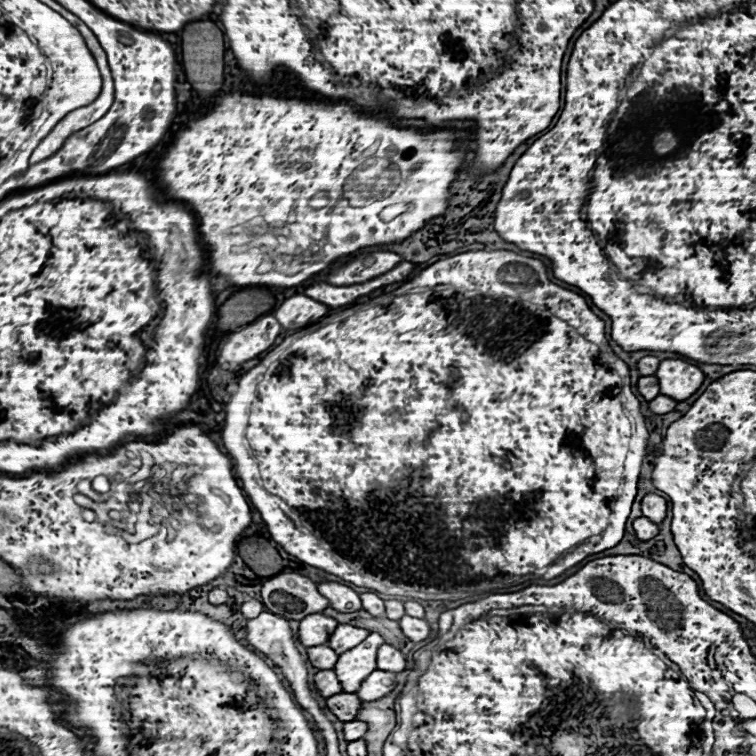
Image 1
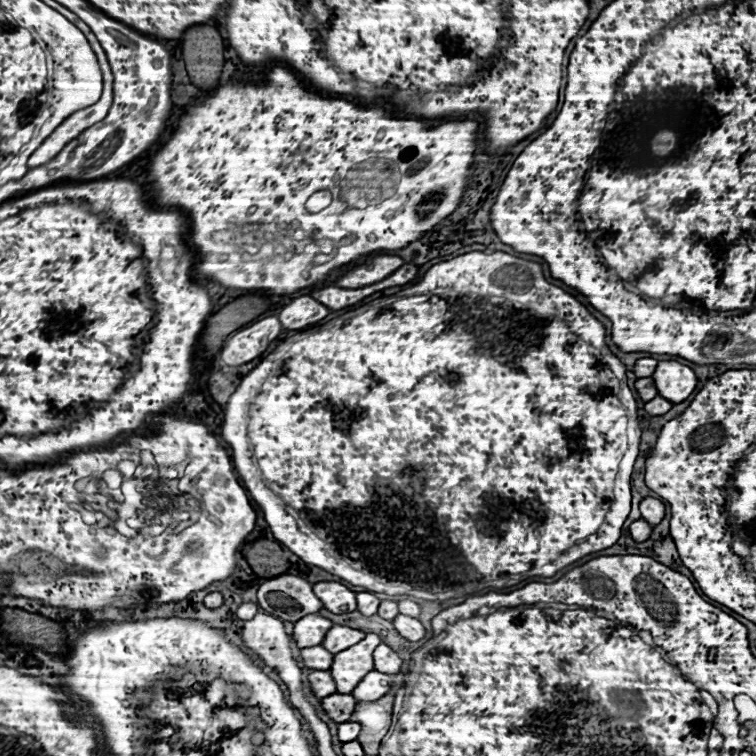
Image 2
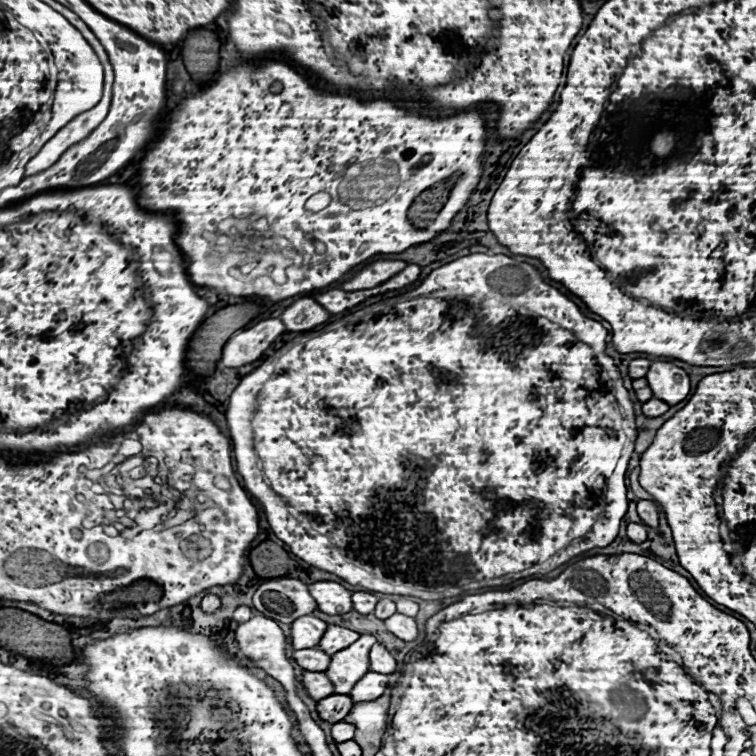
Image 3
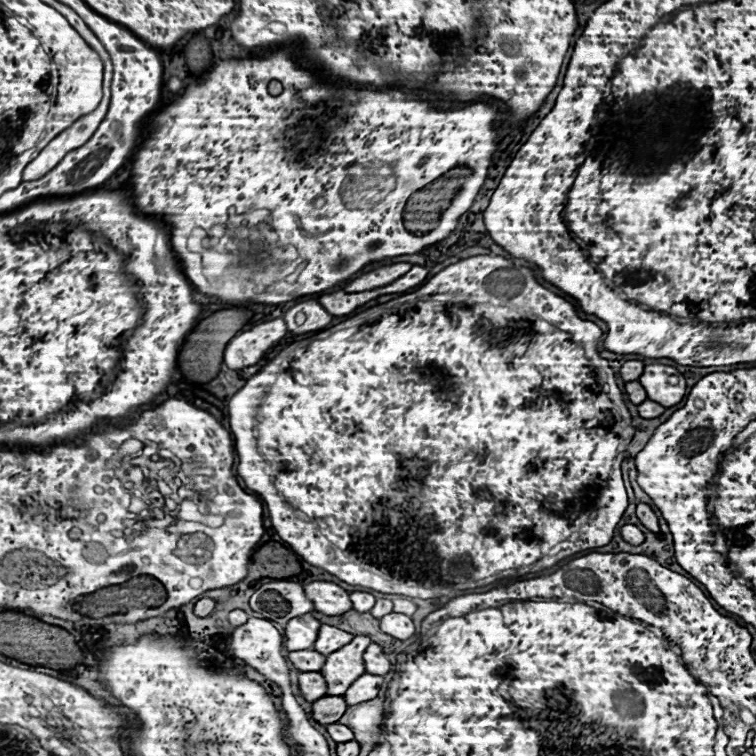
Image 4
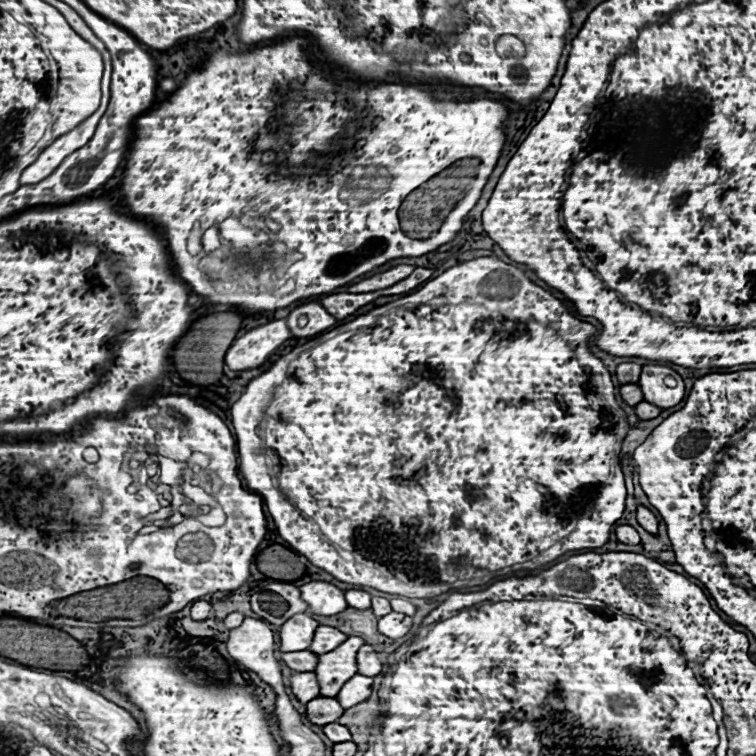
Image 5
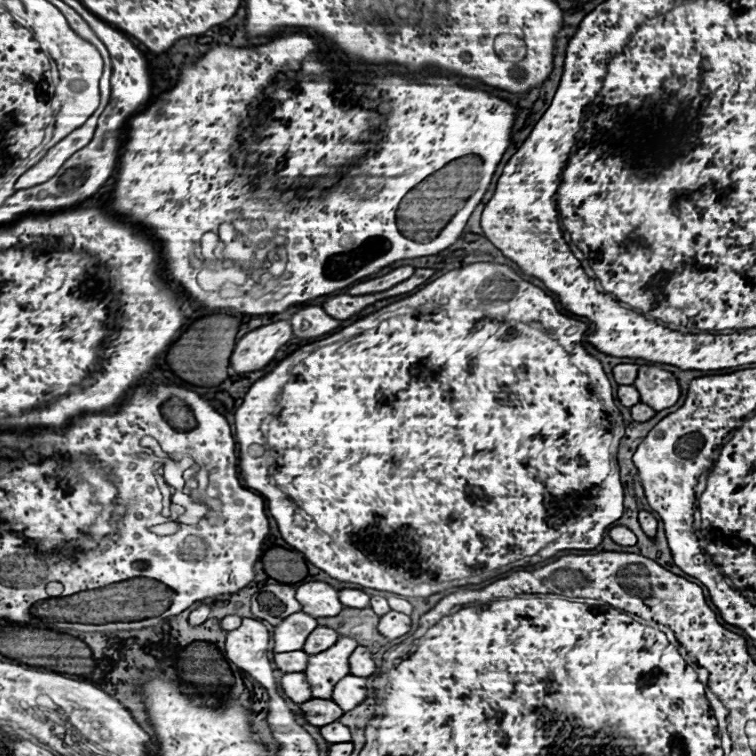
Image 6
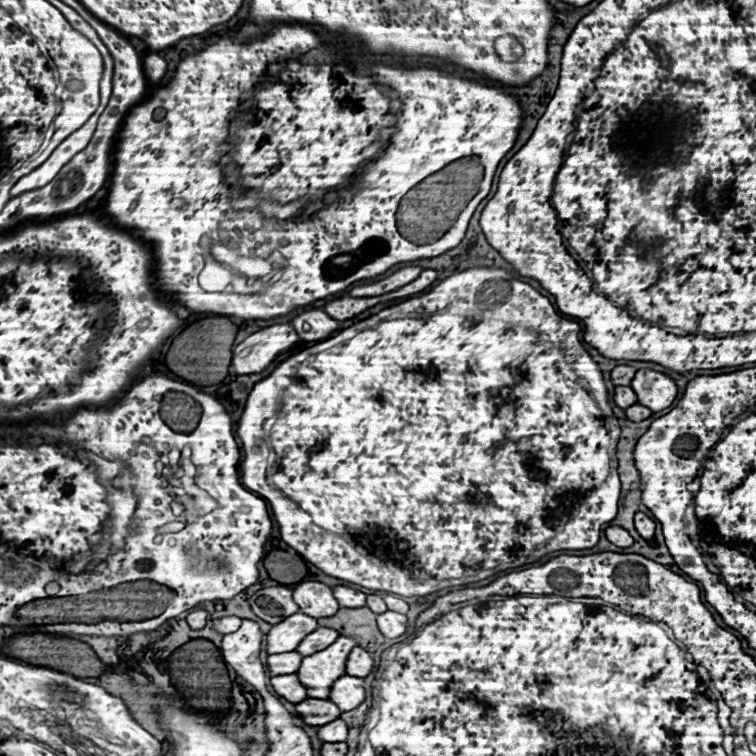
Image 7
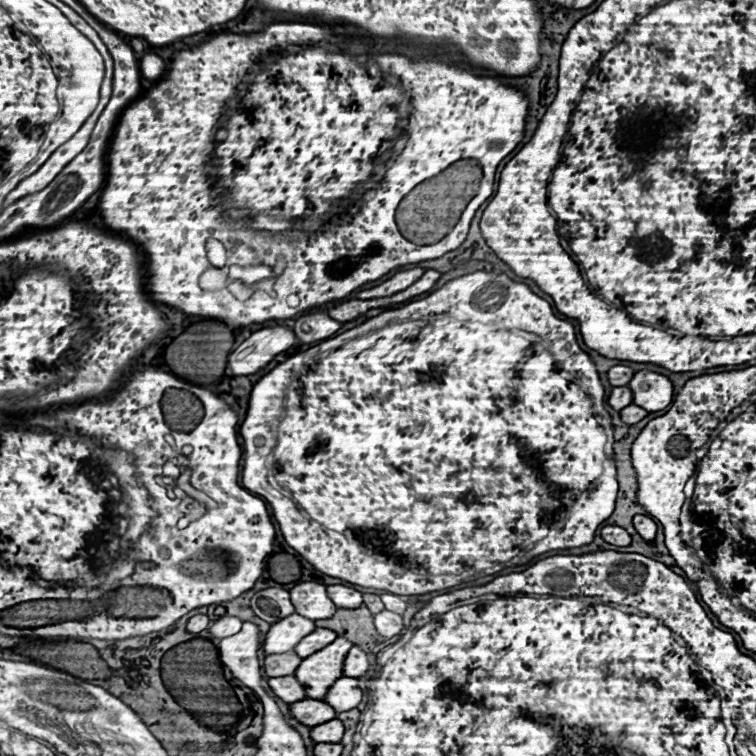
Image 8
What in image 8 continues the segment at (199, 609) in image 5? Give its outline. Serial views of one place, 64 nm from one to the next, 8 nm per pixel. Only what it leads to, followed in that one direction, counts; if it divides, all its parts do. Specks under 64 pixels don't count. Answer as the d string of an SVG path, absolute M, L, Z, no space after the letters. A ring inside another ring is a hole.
M196 614L196 616L192 616L190 620L188 620L188 630L190 632L194 632L194 634L198 634L198 632L202 632L202 630L206 630L208 628L208 616L206 614Z

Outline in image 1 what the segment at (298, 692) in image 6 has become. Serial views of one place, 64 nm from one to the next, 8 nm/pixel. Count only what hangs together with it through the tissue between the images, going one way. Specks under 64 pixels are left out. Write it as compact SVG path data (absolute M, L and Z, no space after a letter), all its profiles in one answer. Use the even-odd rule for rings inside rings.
M320 670L320 672L314 676L314 684L316 684L316 688L320 690L320 694L322 694L324 698L326 698L326 696L332 696L334 692L342 692L342 684L338 682L334 670Z

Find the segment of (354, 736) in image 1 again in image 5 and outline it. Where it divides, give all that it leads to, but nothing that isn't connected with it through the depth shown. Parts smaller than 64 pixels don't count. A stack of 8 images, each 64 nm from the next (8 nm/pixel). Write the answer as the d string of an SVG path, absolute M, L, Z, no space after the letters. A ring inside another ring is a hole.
M338 722L326 724L326 726L324 726L324 734L326 734L334 744L338 744L338 742L350 742L350 740L352 740L352 734L348 732L348 728L342 726L342 724L338 724Z

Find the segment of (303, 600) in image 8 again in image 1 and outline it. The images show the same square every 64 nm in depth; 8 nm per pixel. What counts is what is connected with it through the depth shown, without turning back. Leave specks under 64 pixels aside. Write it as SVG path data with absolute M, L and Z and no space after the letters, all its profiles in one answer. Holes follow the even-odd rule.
M320 582L318 590L330 600L330 606L338 612L356 612L362 608L360 596L350 586L338 582Z

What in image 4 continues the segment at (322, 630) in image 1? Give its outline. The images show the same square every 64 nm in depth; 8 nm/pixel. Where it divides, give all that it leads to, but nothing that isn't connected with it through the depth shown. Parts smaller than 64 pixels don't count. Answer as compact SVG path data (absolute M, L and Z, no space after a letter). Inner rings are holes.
M312 614L298 616L286 624L286 648L292 650L308 650L314 646L314 640L320 632L320 620L316 620Z

